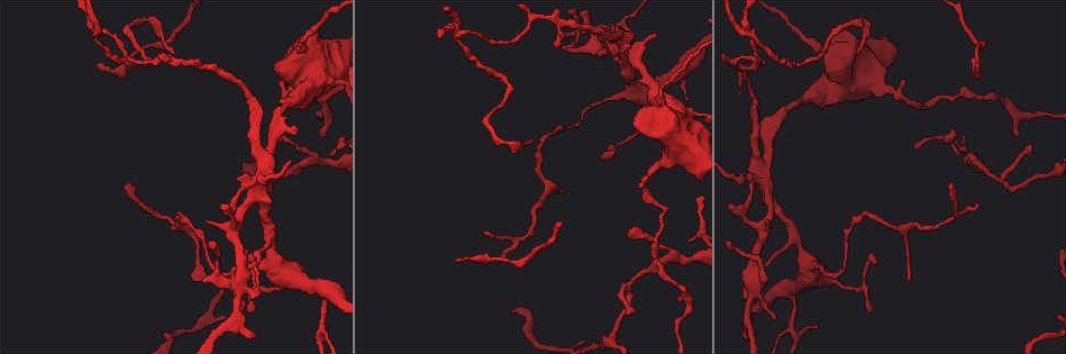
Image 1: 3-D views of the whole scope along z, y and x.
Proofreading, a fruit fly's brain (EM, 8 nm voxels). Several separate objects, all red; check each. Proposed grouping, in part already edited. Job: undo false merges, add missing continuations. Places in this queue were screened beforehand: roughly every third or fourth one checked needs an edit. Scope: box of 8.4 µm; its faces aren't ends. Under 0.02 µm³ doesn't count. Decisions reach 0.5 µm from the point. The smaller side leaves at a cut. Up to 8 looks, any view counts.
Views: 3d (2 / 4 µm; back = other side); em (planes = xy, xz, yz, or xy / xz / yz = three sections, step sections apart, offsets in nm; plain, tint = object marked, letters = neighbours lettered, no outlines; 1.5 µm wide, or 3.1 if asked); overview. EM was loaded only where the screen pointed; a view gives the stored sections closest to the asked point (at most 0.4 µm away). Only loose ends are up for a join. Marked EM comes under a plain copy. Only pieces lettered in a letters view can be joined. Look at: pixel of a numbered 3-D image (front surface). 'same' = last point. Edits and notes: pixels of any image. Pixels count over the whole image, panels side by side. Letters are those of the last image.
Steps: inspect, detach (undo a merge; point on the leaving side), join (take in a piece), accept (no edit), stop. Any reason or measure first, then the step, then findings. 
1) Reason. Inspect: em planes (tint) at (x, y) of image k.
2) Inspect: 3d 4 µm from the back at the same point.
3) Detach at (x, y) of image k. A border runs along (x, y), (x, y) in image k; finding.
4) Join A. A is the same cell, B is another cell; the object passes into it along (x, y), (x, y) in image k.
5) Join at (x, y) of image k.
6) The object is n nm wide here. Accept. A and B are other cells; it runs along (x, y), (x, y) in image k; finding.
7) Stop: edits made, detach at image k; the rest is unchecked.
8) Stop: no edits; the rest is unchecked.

Inspect: 3d 2 µm at (319, 325) of image 1.

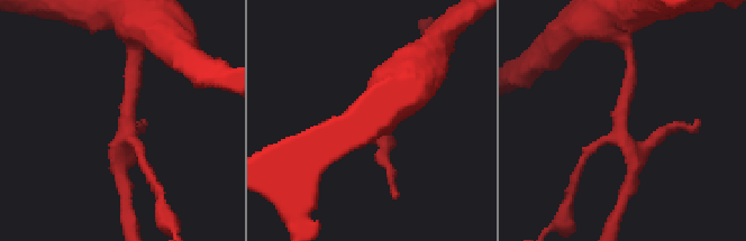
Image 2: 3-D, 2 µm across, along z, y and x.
Inspect: em xz step 4 (tint) at (127, 128) of image 2.

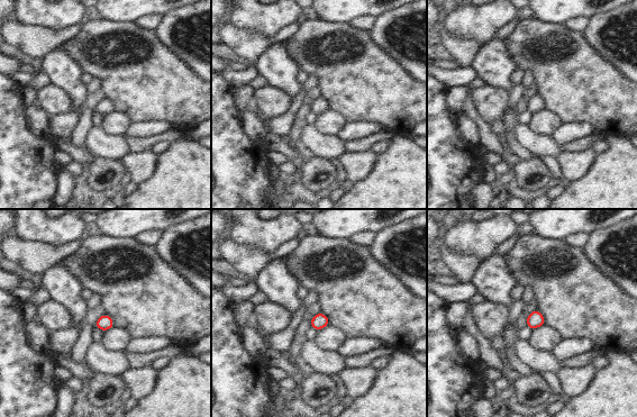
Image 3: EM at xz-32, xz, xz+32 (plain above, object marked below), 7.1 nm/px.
Inspect: em planes (letters) at the same point.

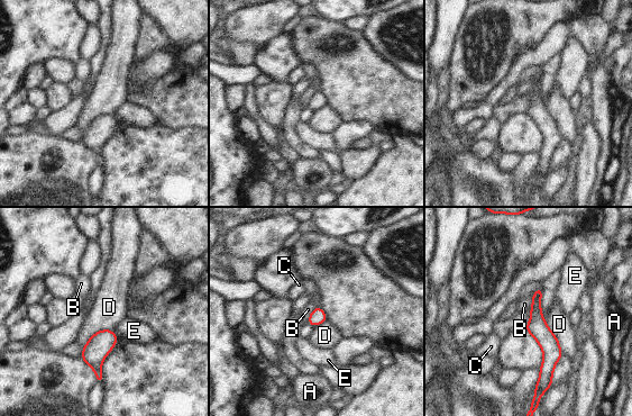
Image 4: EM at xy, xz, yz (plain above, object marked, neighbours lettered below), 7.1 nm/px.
The longest contact is with D, 300 nm. Accept. A, B, C, D and E are other cells; it runs along (539, 291), (537, 326), (548, 342), (542, 381) in image 4; all the same neuron.

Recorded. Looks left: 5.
Thin end. Inspect: 3d 4 µm at (871, 312) of image 1.

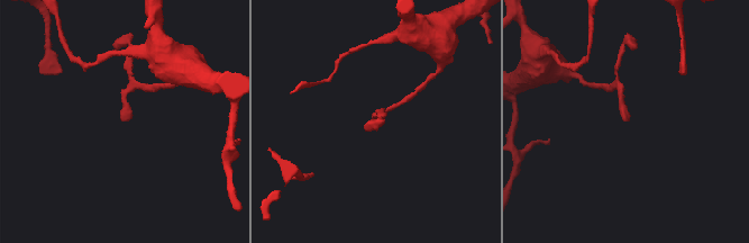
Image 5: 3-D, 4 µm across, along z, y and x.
Inspect: em planes (letters) at (625, 118) of image 5.

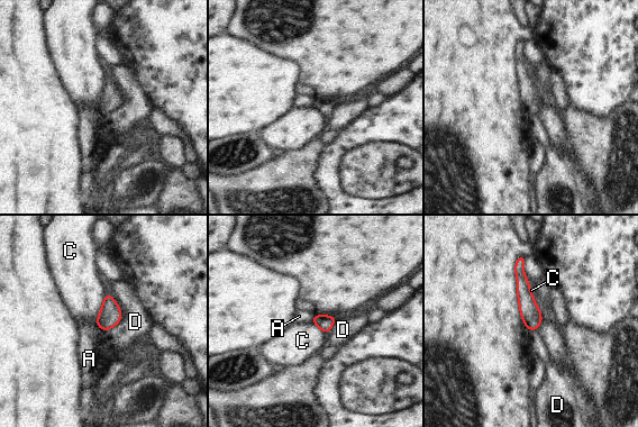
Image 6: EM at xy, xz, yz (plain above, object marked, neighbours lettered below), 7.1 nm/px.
The longest contact is with D, 280 nm. Accept. A, C and D are other cells; it runs along (521, 259), (522, 291), (535, 327) in image 6; none of them fits.

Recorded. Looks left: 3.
An open end. Inspect: em planes (letters) at (629, 234) of image 1.

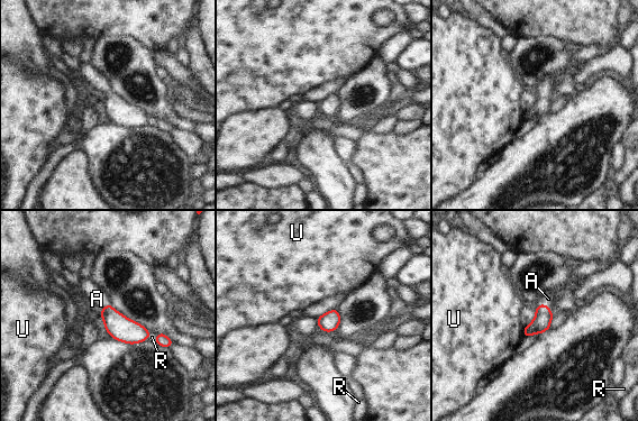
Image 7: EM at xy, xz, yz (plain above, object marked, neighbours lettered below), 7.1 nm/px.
The object is 130 nm wide here. Join at (548, 299) of image 7. A is the same cell, R and U are other cells; the object passes into it along (541, 322), (545, 304), (548, 299) in image 7; it goes on there.

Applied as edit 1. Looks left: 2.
Stop: edits made, join at image 7; the rest is unchecked.

